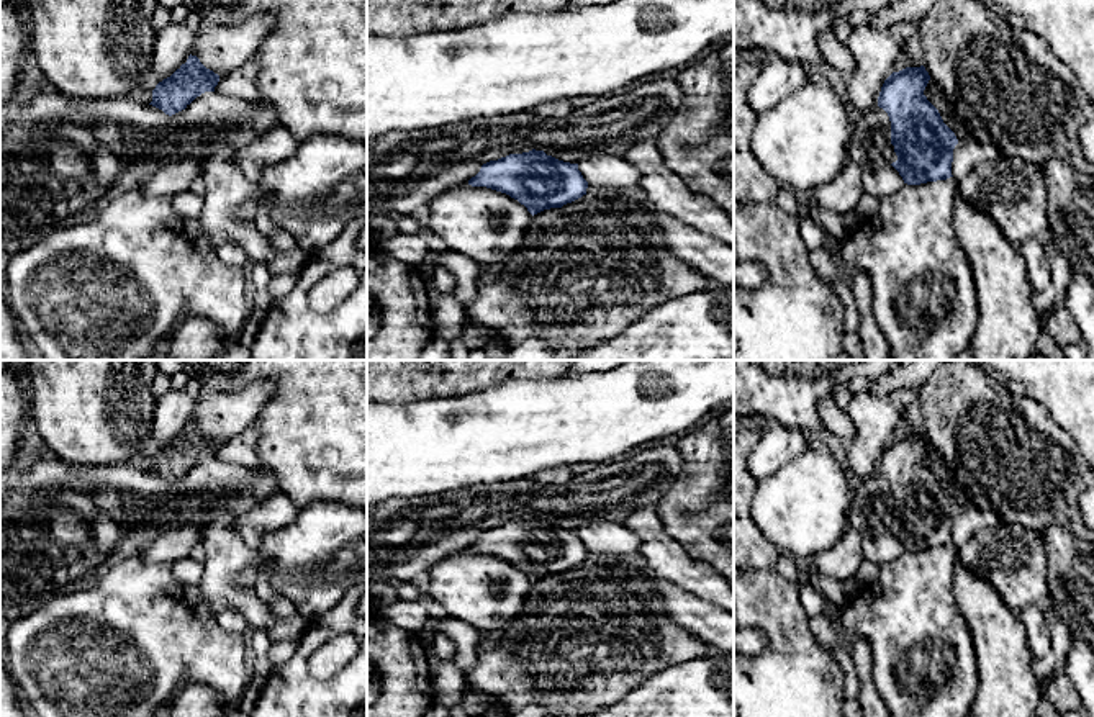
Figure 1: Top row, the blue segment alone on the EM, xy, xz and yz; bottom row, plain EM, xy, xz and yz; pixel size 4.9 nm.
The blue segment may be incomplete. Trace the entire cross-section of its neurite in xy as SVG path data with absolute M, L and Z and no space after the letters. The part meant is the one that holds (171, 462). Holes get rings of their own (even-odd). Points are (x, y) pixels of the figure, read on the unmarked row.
M188 422L170 444L164 445L152 457L149 471L172 483L185 476L197 463L215 458L219 442L206 435L197 422Z

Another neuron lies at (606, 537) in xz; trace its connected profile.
M593 522L580 529L578 537L590 552L596 553L626 555L640 550L640 539L624 522Z

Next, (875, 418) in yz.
M906 386L886 396L860 391L847 408L855 437L848 445L848 462L853 473L871 483L884 447L894 439L906 411L919 404L920 386Z

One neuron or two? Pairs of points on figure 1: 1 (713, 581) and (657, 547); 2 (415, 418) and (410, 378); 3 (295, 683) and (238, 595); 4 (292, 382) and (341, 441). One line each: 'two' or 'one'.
1: one
2: two
3: two
4: one

